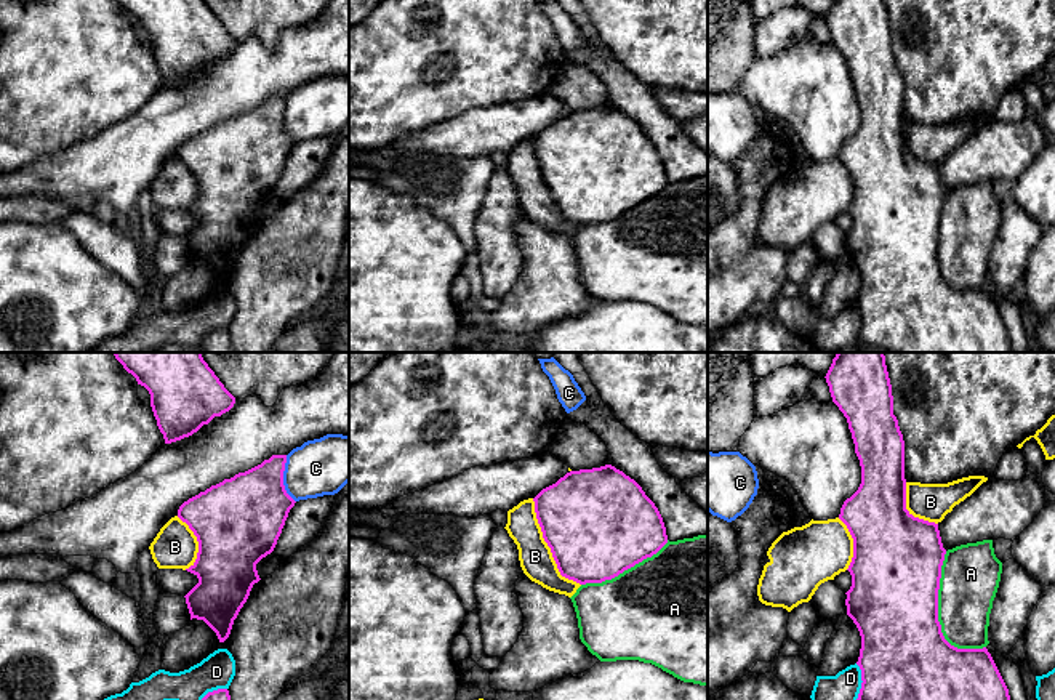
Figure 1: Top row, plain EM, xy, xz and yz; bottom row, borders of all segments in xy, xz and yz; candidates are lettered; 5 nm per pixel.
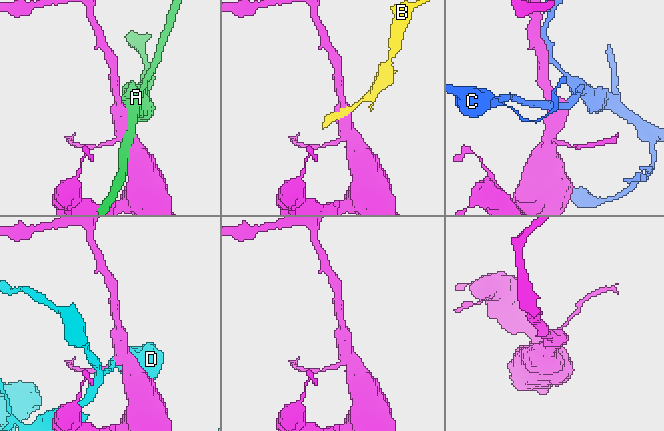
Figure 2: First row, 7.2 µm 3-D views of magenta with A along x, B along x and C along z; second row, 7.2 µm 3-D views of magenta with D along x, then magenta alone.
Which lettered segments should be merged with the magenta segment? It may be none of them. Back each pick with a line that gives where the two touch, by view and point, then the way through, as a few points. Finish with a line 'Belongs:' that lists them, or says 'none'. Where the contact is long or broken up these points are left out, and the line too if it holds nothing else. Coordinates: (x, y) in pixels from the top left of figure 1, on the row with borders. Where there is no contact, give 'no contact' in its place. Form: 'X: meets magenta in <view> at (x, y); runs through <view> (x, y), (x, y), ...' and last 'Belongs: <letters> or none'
B: meets magenta in xz at (548, 545)
Belongs: B

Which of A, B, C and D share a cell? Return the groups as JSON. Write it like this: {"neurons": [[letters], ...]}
{"neurons": [["A"], ["B"], ["C"], ["D"]]}

